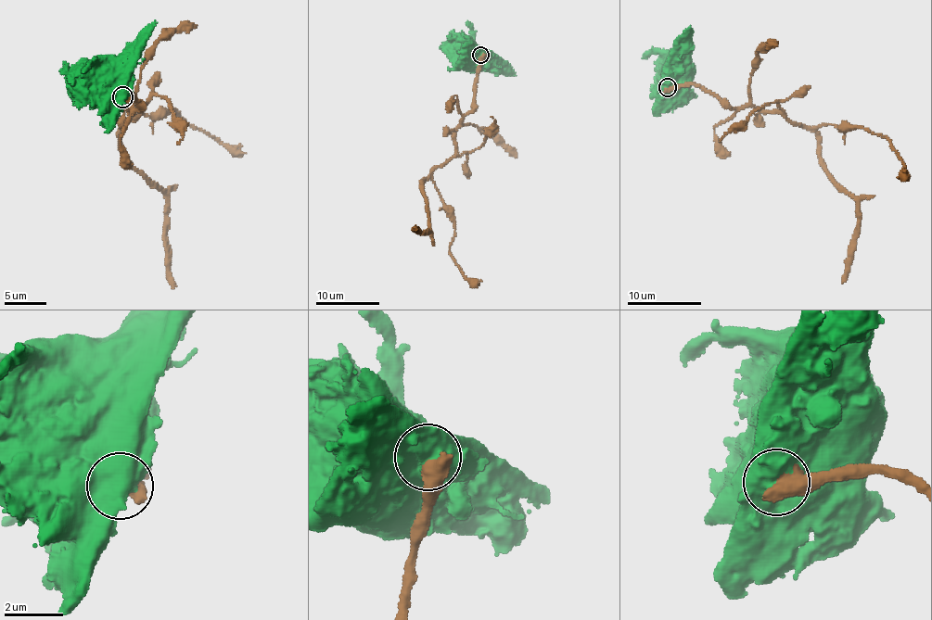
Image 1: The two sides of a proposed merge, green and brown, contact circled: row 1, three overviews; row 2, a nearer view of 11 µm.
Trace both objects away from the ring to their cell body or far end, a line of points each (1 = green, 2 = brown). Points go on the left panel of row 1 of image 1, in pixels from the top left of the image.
1: (121, 97), (108, 98), (100, 94), (100, 86)
2: (121, 97), (130, 89), (140, 109), (130, 107), (138, 107), (120, 129), (121, 151), (166, 196), (173, 288)

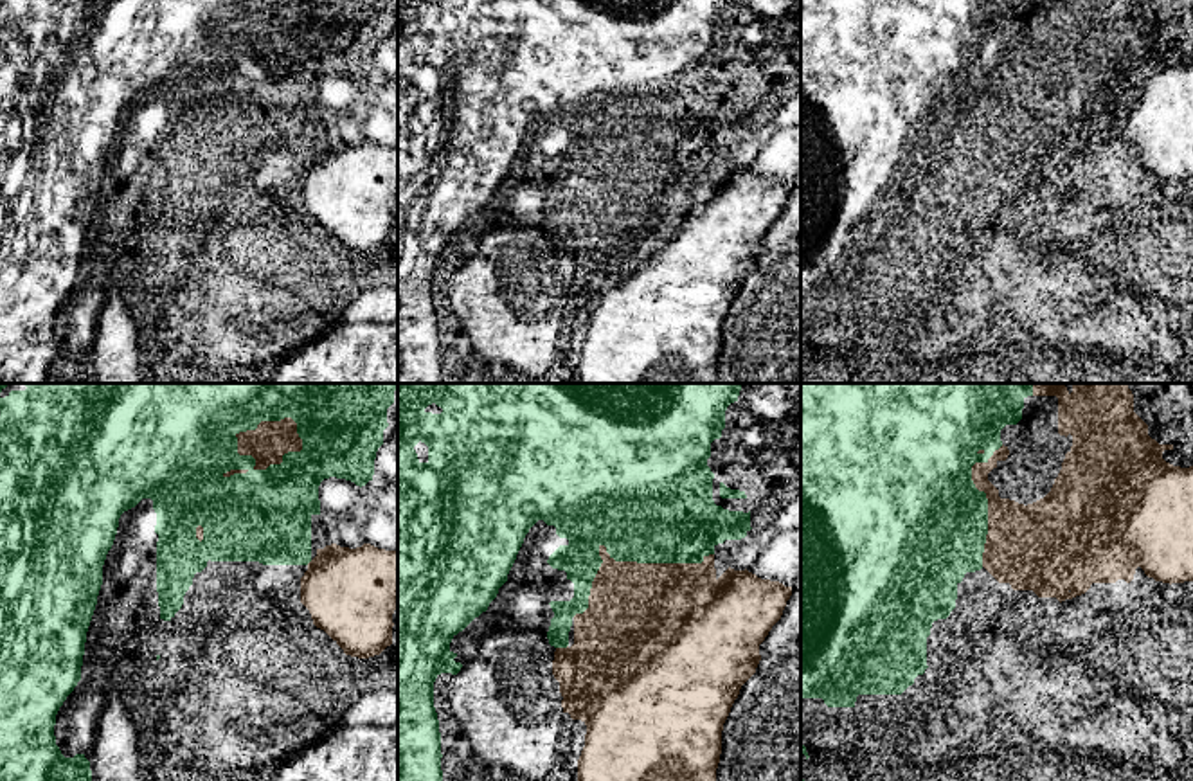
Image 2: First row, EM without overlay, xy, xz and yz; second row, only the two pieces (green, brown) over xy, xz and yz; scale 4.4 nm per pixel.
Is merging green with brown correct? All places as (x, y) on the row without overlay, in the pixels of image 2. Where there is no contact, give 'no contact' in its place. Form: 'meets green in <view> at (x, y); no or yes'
meets green in xz at (618, 157); no

